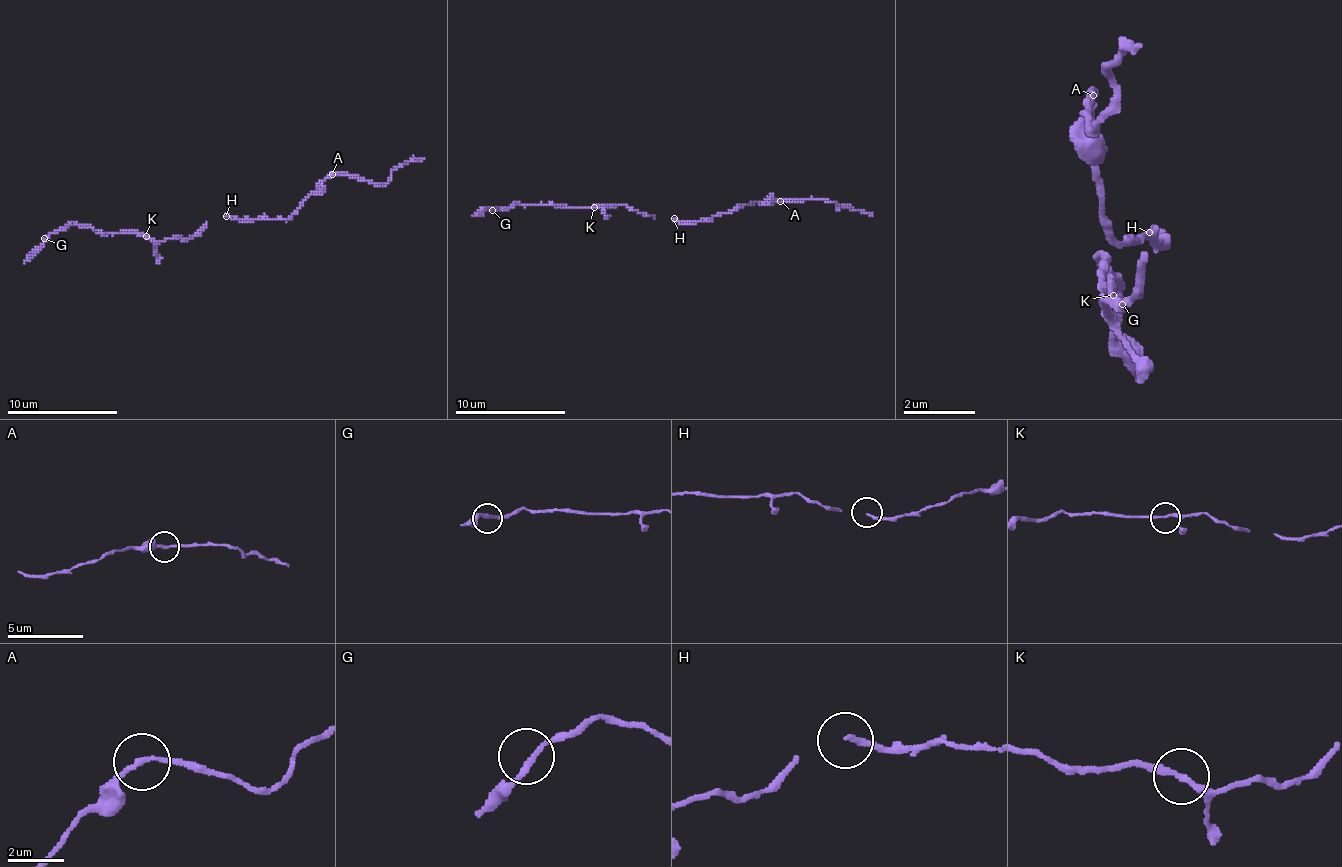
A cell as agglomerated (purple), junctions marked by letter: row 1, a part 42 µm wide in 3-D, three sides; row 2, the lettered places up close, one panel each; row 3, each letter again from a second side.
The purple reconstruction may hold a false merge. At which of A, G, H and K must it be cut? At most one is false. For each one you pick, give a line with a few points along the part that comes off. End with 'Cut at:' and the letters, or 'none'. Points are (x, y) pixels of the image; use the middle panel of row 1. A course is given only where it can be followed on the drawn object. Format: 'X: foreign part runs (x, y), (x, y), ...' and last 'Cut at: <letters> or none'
Cut at: none

